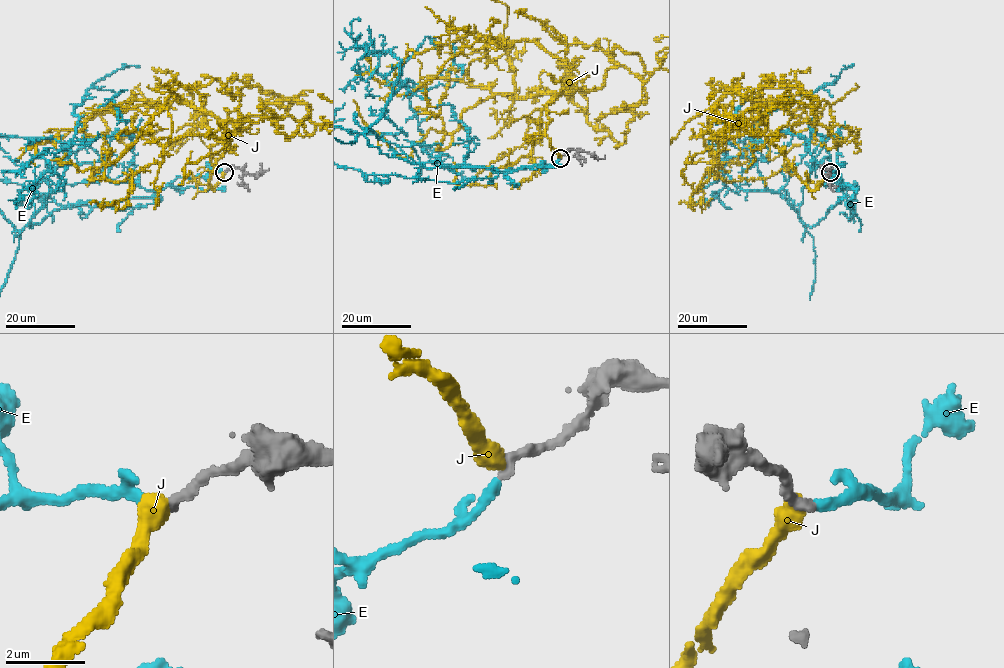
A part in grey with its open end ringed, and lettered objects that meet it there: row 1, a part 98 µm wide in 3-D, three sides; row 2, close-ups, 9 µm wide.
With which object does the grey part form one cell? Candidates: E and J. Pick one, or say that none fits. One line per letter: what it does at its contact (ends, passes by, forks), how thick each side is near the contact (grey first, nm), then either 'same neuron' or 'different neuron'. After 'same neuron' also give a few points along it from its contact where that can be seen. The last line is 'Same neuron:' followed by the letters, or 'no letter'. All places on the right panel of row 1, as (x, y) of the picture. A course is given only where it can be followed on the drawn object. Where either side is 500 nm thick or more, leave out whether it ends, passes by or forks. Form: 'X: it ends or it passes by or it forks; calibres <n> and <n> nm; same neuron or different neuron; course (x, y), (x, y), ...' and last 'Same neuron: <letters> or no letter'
E: it ends; calibres 240 and 260 nm; same neuron
J: calibres 280 and 550 nm; different neuron
Same neuron: E

